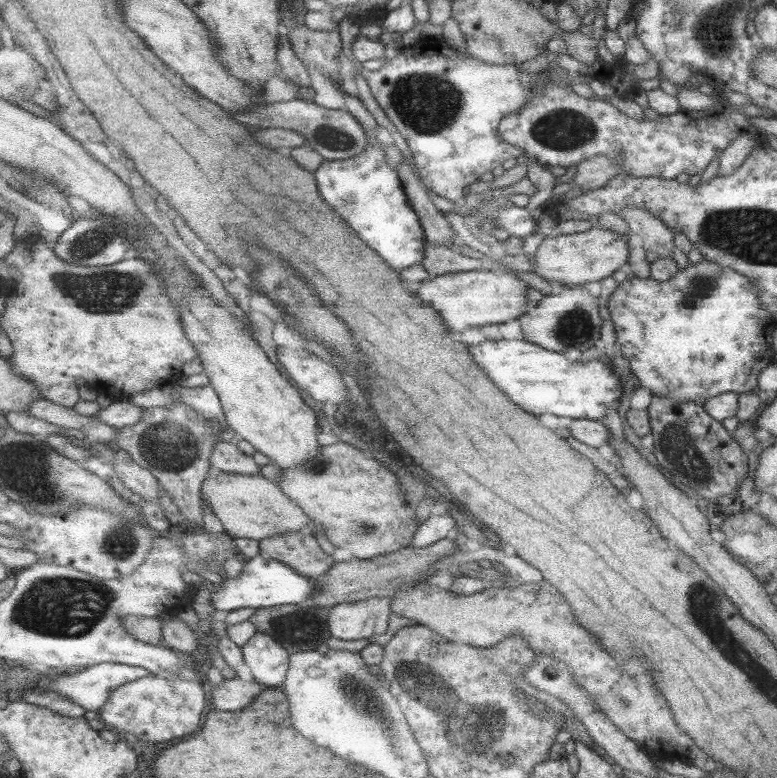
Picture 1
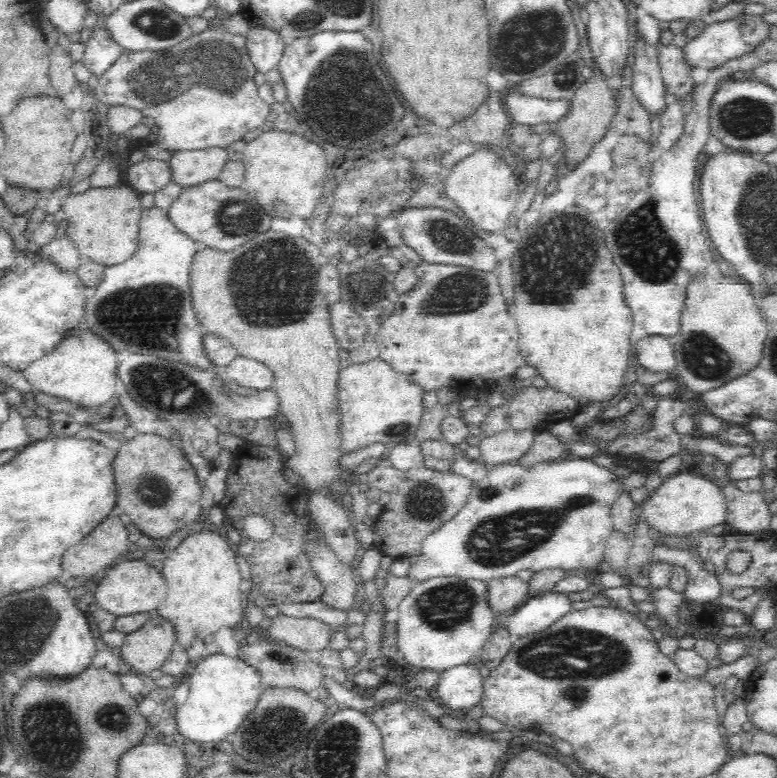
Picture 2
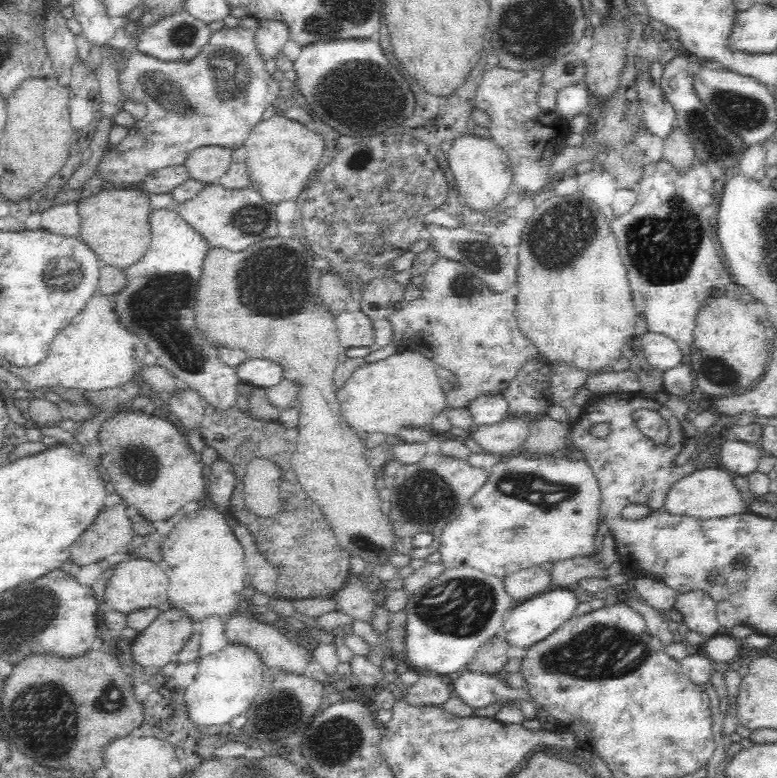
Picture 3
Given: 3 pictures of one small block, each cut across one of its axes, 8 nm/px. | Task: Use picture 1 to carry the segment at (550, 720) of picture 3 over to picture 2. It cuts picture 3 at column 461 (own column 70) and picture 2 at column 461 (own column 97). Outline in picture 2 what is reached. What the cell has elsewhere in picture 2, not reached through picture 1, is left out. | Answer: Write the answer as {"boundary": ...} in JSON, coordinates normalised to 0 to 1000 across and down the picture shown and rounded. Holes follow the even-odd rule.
{"boundary":[[[593,855],[565,866],[562,888],[570,907],[582,916],[609,911],[623,900],[623,877],[610,856]]]}

